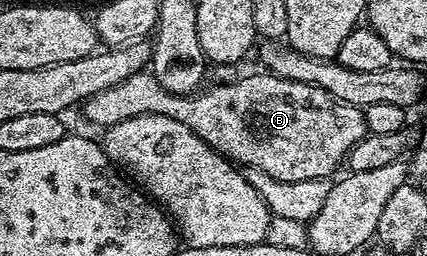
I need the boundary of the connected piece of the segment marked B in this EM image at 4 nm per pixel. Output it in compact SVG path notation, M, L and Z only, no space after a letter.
M141 71L134 75L130 75L126 79L122 79L122 81L114 87L106 87L102 91L98 91L93 97L89 97L87 101L83 102L82 110L84 109L85 119L93 121L94 124L100 125L99 127L107 127L114 123L122 123L122 119L134 119L138 115L146 115L147 113L166 115L170 119L178 119L178 123L190 127L190 131L197 133L211 149L215 149L221 157L227 157L229 161L235 163L237 166L245 167L244 165L249 165L250 168L256 169L255 172L257 174L265 173L279 181L290 182L305 181L306 179L331 178L331 173L334 172L339 165L341 168L341 166L345 164L349 151L368 133L368 122L364 119L364 110L358 108L357 105L339 101L337 97L332 97L326 91L322 91L322 87L318 87L317 85L287 81L286 79L276 76L275 73L267 71L252 73L249 77L242 78L240 82L228 81L225 85L216 85L213 89L207 89L208 88L205 88L203 91L197 91L187 97L178 97L176 94L166 91L166 87L162 87L162 83L158 83L158 79L151 71Z

